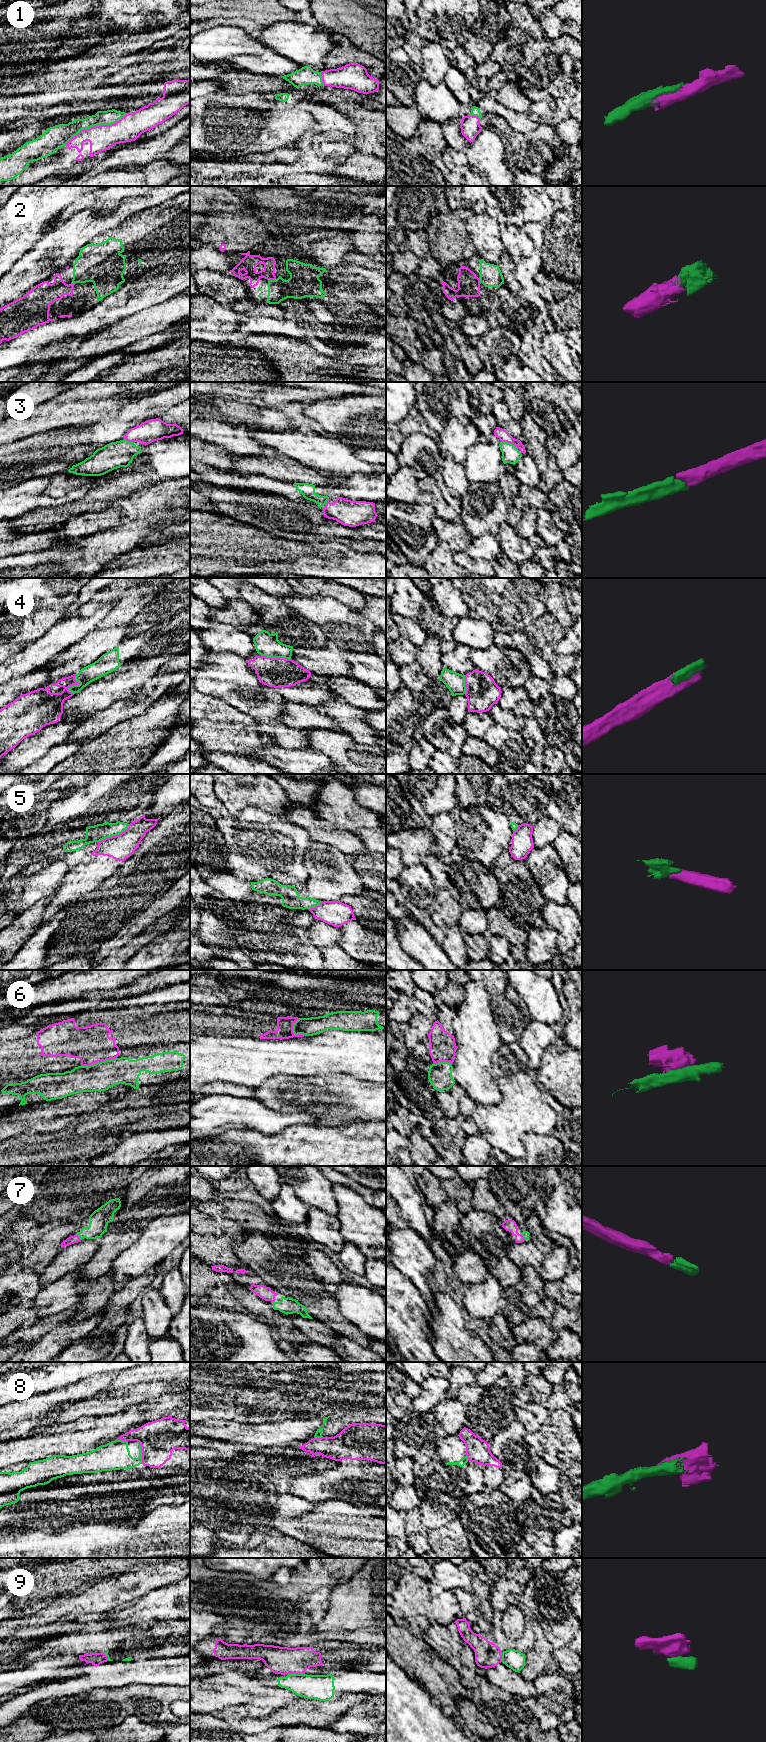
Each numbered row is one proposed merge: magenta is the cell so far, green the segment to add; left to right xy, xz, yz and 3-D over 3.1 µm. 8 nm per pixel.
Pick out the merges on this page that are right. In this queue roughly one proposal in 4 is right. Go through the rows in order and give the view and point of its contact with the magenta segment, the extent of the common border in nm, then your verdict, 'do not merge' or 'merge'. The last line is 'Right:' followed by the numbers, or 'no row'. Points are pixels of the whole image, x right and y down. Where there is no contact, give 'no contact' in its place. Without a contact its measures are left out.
1: meets magenta in xy at (97, 125); contact 550 nm long; merge
2: meets magenta in xz at (271, 279); contact 70 nm long; merge
3: meets magenta in yz at (510, 443); contact 160 nm long; merge
4: meets magenta in xy at (75, 684); contact 160 nm long; do not merge
5: meets magenta in xy at (113, 836); contact 300 nm long; do not merge
6: meets magenta in xy at (98, 1061); contact 300 nm long; do not merge
7: meets magenta in xy at (78, 1237); contact 60 nm long; merge
8: meets magenta in xy at (142, 1452); contact 190 nm long; do not merge
9: meets magenta in xz at (296, 1673); contact 140 nm long; do not merge
Right: 1, 2, 3, 7

